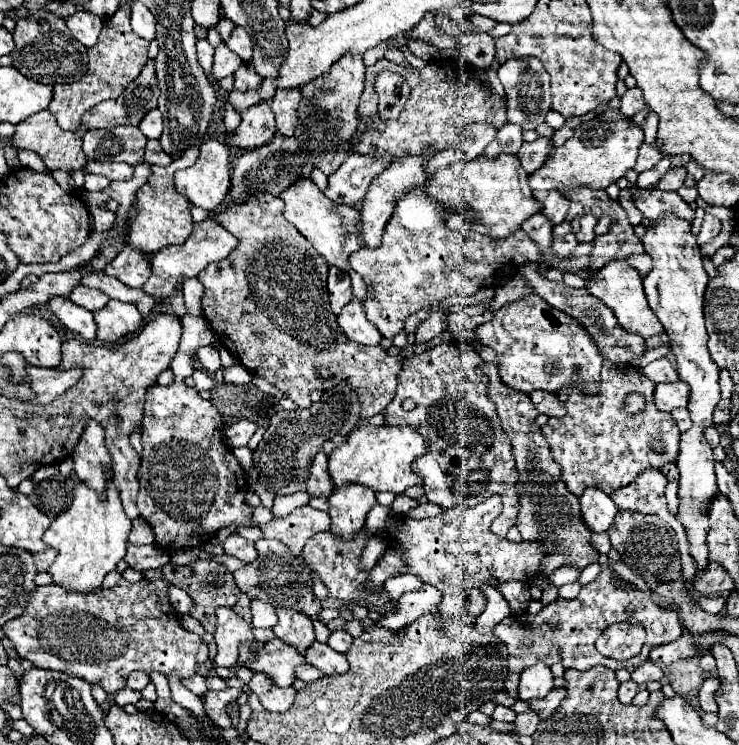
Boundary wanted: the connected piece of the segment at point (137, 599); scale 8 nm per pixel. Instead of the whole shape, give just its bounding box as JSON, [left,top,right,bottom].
[1,579,201,695]

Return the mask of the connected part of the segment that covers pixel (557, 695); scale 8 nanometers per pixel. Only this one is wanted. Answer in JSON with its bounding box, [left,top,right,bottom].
[529,689,565,719]

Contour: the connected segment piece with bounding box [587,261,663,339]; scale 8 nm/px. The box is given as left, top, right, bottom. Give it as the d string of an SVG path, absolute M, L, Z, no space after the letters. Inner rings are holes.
M609 261L609 263L605 263L605 267L601 267L597 271L595 283L587 285L587 289L589 289L591 295L601 299L615 313L615 317L619 319L619 325L623 329L627 329L631 333L637 333L643 339L649 339L653 335L663 333L661 331L661 323L657 321L657 317L649 309L649 303L645 301L645 291L643 291L643 285L641 285L641 275L633 267L629 267L625 261Z

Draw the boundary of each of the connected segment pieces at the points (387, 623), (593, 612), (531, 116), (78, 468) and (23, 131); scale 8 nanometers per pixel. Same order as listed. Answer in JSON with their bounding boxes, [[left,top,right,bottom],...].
[[375,585,441,629],[493,565,683,699],[499,59,551,131],[73,421,111,497],[13,111,87,173]]

